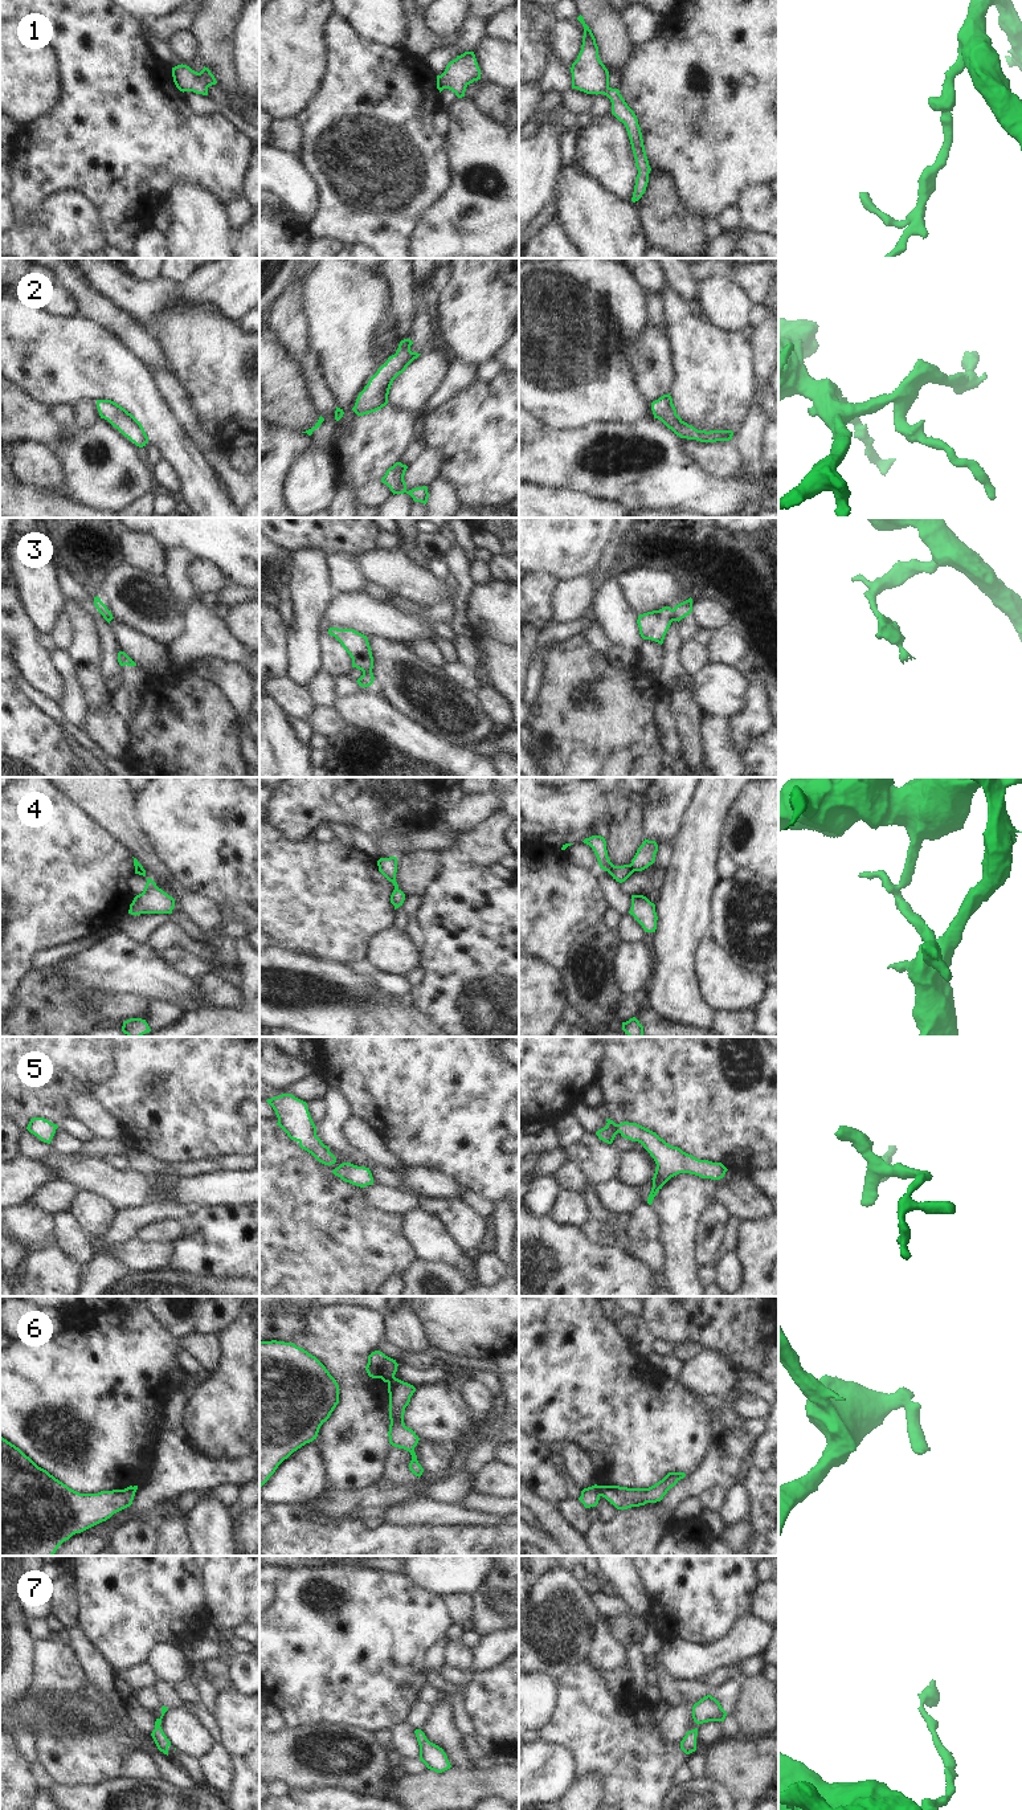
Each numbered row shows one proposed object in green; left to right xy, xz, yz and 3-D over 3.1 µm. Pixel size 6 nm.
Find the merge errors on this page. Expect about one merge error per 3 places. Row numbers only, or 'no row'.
3, 4, 6

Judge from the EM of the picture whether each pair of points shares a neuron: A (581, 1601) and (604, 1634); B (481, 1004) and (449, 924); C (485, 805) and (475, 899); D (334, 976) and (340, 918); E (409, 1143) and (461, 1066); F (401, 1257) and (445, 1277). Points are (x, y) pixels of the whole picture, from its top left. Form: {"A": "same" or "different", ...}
{"A": "different", "B": "same", "C": "different", "D": "different", "E": "same", "F": "different"}

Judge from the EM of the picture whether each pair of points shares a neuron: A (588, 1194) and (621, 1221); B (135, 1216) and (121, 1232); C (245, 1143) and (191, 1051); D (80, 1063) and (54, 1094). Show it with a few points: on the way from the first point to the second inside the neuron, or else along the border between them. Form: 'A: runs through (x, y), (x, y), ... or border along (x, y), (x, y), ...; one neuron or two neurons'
A: runs through (595, 1202), (613, 1218); one neuron
B: runs through (131, 1220), (123, 1228); one neuron
C: runs through (223, 1120), (200, 1098), (200, 1074); one neuron
D: runs through (72, 1071), (60, 1086); one neuron

